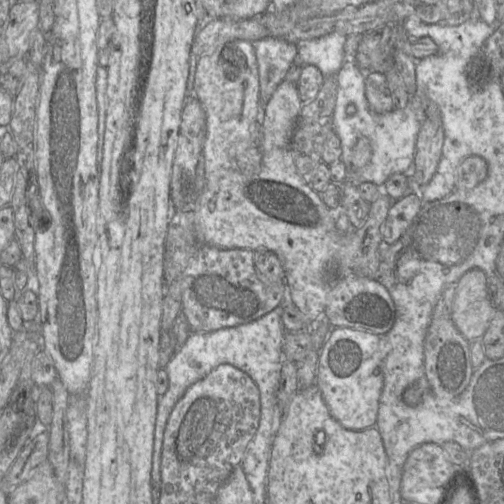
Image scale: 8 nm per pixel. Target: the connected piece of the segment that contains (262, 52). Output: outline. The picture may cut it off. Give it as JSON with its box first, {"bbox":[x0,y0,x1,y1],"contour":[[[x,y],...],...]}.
{"bbox":[252,37,298,124],"contour":[[[265,37],[252,42],[256,53],[259,72],[259,111],[256,121],[260,124],[264,121],[266,106],[278,85],[286,78],[291,65],[298,60],[297,45],[283,38]]]}

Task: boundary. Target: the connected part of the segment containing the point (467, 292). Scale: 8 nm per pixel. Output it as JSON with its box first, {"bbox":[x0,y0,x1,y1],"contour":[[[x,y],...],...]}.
{"bbox":[450,269,496,340],"contour":[[[481,269],[467,271],[457,282],[450,319],[468,340],[481,339],[496,309],[488,292],[488,278]]]}

